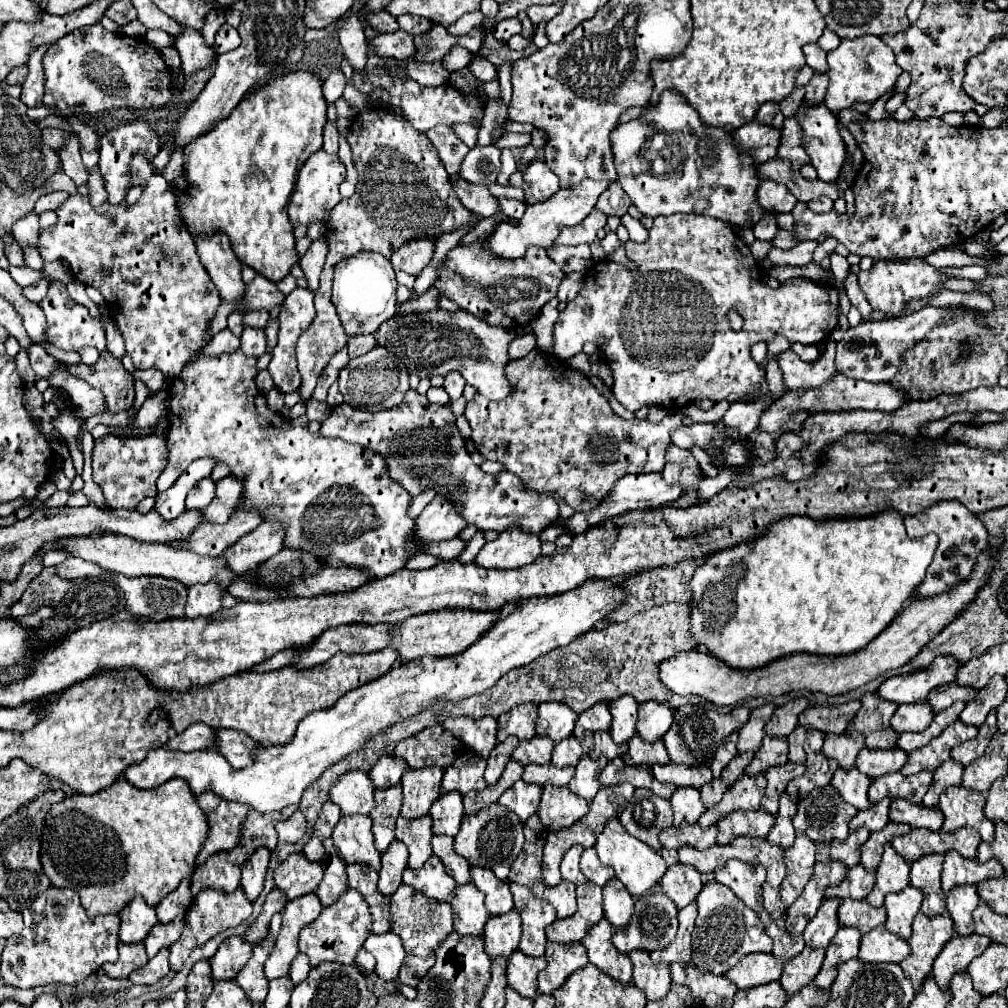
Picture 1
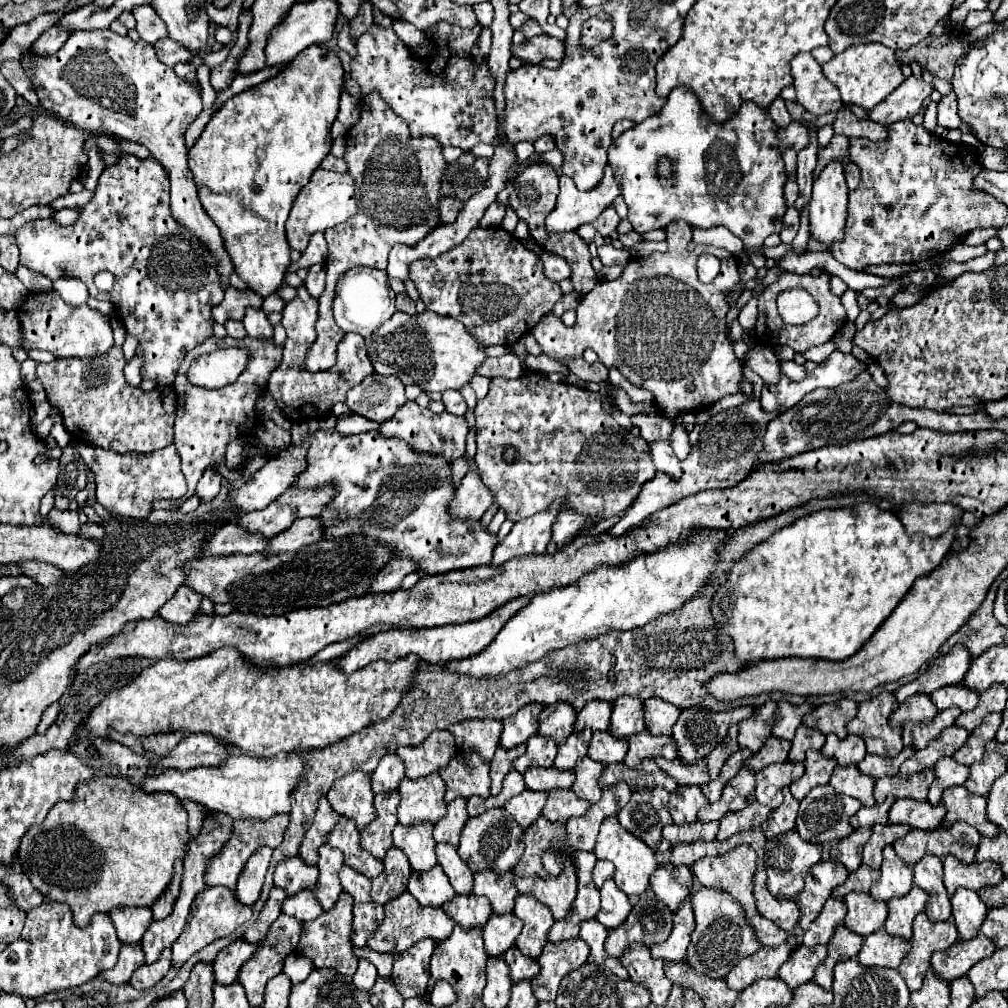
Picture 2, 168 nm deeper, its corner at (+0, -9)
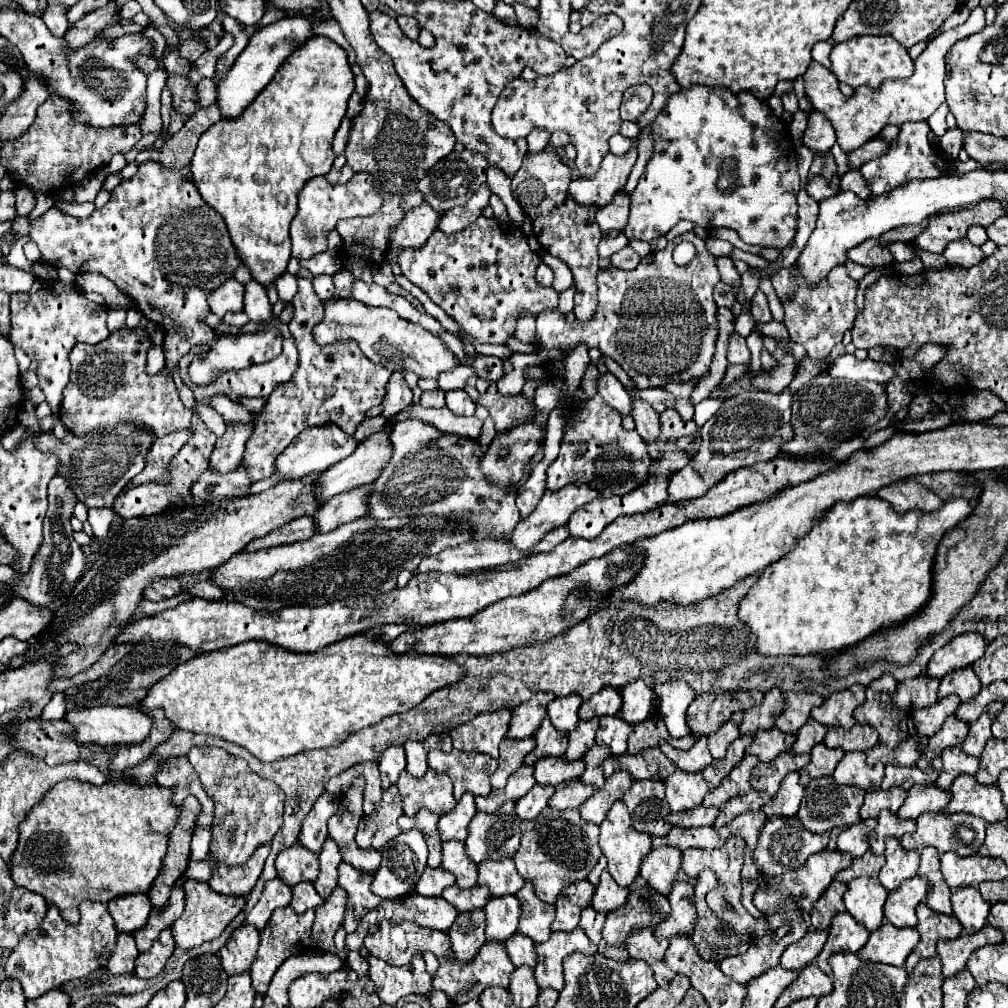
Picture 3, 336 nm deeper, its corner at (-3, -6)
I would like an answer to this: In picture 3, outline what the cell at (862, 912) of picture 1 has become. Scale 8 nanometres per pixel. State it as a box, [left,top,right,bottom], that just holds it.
[843,878,889,932]

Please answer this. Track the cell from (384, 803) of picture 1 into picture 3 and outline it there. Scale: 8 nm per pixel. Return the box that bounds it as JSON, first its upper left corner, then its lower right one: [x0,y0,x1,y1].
[355,786,403,848]

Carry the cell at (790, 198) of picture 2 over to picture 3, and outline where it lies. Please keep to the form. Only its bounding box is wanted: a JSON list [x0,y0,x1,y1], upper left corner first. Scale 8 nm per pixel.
[807,176,839,202]

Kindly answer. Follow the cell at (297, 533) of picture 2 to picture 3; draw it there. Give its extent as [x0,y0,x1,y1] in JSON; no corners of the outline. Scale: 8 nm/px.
[313,486,371,532]

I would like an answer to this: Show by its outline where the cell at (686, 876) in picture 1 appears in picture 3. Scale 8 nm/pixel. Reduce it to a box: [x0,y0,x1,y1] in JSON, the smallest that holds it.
[641,846,681,896]

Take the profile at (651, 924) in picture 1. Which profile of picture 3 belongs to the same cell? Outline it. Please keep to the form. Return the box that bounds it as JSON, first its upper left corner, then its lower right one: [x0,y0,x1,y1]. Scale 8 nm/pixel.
[603,886,671,944]

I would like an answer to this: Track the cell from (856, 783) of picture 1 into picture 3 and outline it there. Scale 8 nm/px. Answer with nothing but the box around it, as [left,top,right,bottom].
[833,752,883,792]

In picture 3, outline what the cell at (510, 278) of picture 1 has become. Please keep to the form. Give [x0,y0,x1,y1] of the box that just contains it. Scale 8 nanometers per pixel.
[399,216,559,344]

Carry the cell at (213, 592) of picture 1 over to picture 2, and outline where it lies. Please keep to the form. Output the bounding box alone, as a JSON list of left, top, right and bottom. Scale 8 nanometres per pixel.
[158,587,202,625]

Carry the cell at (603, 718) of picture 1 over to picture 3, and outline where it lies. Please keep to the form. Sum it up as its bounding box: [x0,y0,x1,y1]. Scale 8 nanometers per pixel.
[579,686,621,720]

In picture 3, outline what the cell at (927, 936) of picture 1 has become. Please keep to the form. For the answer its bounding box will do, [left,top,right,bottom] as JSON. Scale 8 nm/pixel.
[905,902,961,972]

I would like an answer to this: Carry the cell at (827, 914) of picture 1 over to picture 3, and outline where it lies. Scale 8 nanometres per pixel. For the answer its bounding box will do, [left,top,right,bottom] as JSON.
[811,880,847,930]

